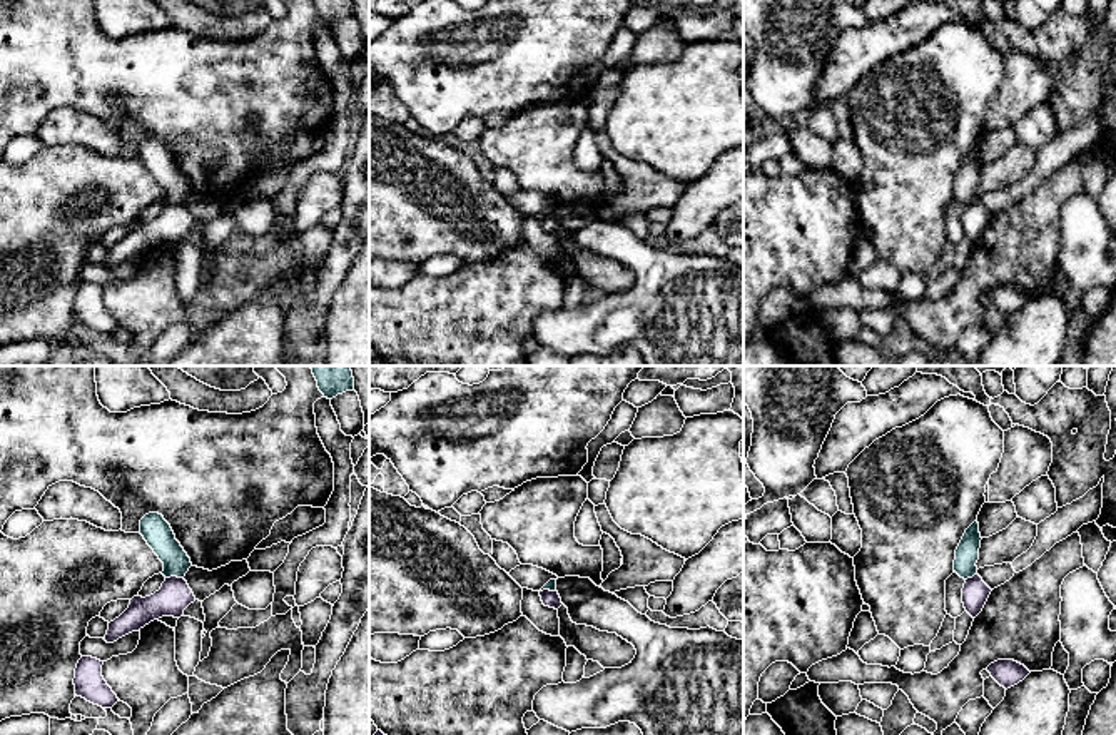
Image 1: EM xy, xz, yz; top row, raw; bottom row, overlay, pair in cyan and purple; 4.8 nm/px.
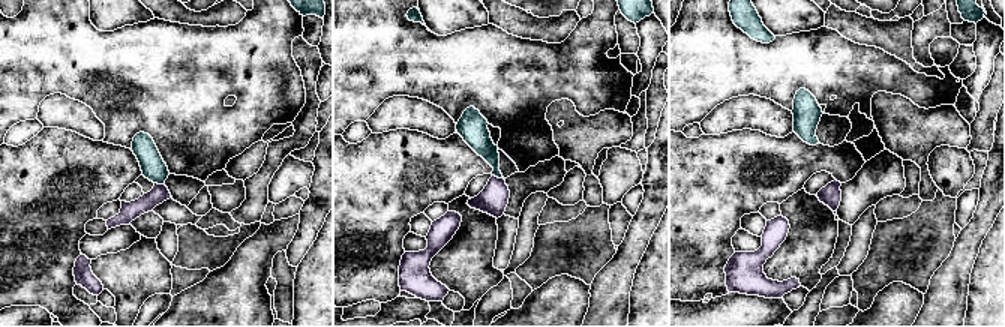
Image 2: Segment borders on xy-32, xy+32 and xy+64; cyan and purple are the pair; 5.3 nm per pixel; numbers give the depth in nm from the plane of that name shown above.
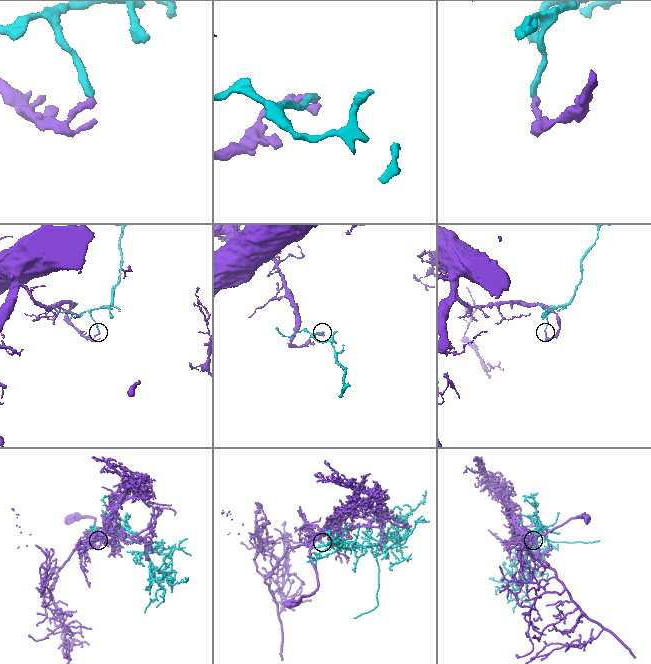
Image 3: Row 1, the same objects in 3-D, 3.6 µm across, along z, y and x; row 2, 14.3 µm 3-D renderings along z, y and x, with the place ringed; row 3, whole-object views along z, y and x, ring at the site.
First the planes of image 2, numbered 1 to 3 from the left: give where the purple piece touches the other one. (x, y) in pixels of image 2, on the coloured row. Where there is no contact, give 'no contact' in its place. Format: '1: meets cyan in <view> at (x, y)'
1: meets cyan in xy-32 at (159, 183)
2: meets cyan in xy+32 at (498, 177)
3: no contact

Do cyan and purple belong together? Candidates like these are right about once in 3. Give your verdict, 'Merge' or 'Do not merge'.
Do not merge

